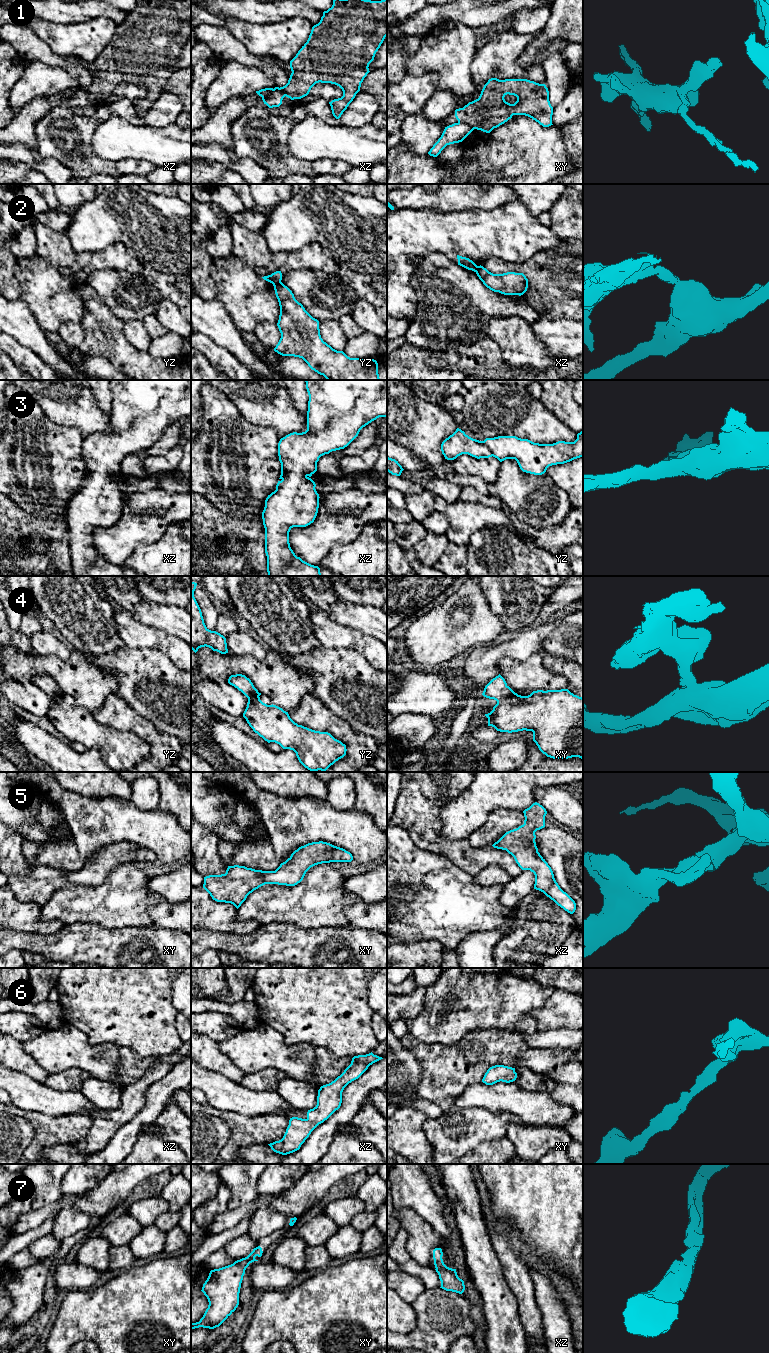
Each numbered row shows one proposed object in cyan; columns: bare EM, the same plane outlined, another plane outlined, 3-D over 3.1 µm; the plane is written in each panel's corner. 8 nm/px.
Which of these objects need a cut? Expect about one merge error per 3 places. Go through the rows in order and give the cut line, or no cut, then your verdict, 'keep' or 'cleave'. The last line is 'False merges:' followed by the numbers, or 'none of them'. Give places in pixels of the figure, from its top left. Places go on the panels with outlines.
1: xy (458, 121), (468, 124), (473, 129) | cleave
2: yz (280, 281), (273, 285) | cleave
3: no cut | keep
4: xy (515, 693), (497, 702) | cleave
5: no cut | keep
6: no cut | keep
7: no cut | keep
False merges: 1, 2, 4

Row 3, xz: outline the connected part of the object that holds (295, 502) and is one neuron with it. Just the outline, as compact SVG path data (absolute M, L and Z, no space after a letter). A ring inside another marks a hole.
M305 380L309 395L307 430L281 438L278 456L280 480L276 490L265 500L262 512L265 528L265 553L268 576L322 576L318 566L297 557L290 547L289 532L293 527L306 527L314 522L319 508L319 494L310 478L317 471L319 458L344 449L360 430L379 417L387 417L387 380Z

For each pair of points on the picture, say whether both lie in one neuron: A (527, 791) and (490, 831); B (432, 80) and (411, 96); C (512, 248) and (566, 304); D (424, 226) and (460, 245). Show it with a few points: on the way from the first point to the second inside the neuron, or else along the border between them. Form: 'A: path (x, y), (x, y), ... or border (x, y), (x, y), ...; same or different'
A: border (522, 812), (496, 808), (489, 814), (488, 818); different
B: path (427, 83), (416, 91); same
C: border (545, 250), (541, 250), (519, 263), (500, 260); different
D: path (433, 231), (447, 232), (451, 236); same

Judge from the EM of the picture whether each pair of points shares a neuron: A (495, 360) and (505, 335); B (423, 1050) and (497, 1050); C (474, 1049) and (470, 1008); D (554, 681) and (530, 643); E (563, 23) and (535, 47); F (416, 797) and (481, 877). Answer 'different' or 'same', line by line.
A: different
B: same
C: different
D: different
E: same
F: different

